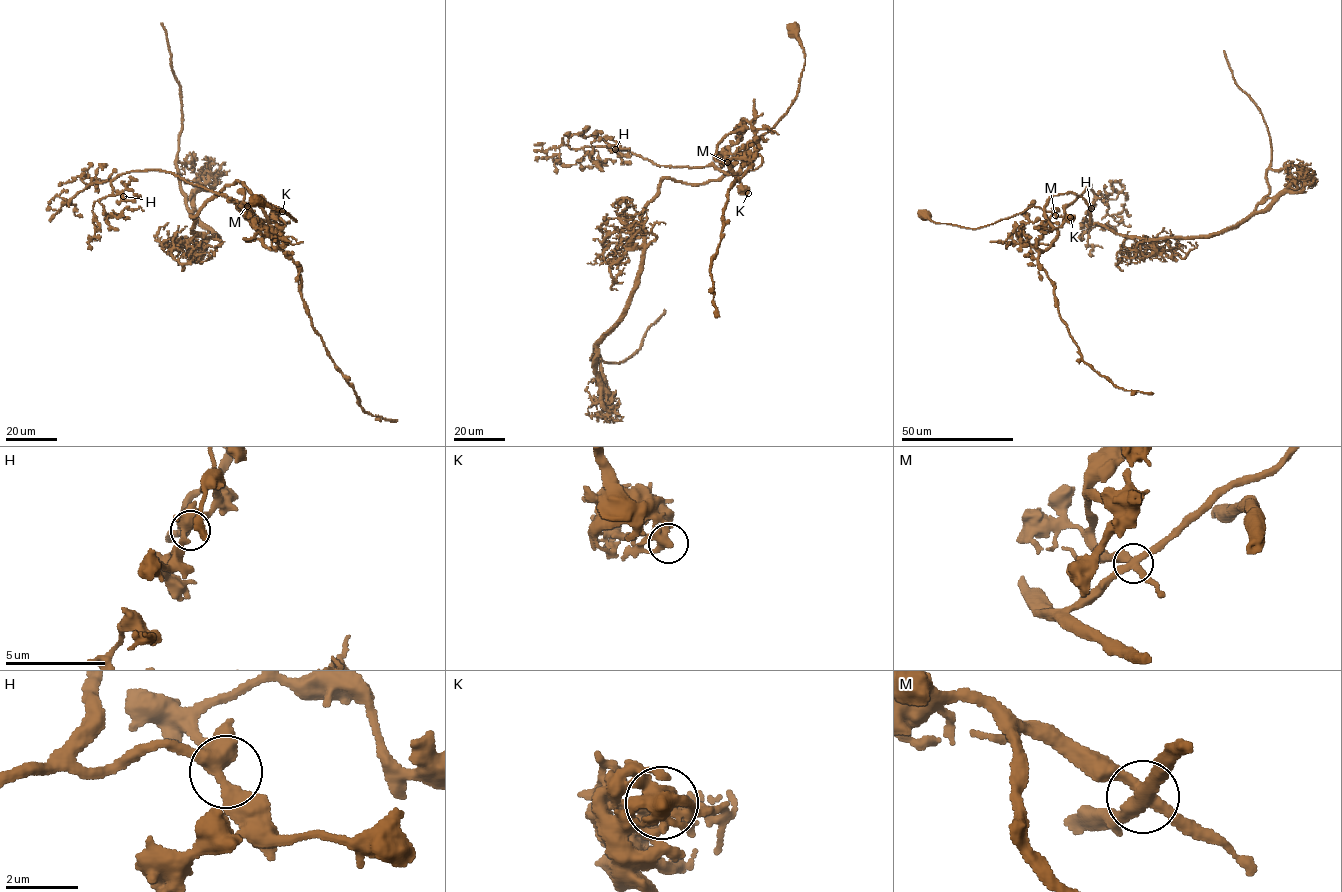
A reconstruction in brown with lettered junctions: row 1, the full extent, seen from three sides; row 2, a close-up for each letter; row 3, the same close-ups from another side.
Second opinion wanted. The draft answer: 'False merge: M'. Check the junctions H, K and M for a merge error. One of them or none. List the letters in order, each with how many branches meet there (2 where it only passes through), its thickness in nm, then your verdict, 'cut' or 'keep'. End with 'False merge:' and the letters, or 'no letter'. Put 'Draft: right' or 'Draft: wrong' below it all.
H: 4 branches meet; 400 nm thick; keep
K: 4 branches meet; 360 nm thick; keep
M: 4 branches meet; 360 nm thick; cut
False merge: M
Draft: right

